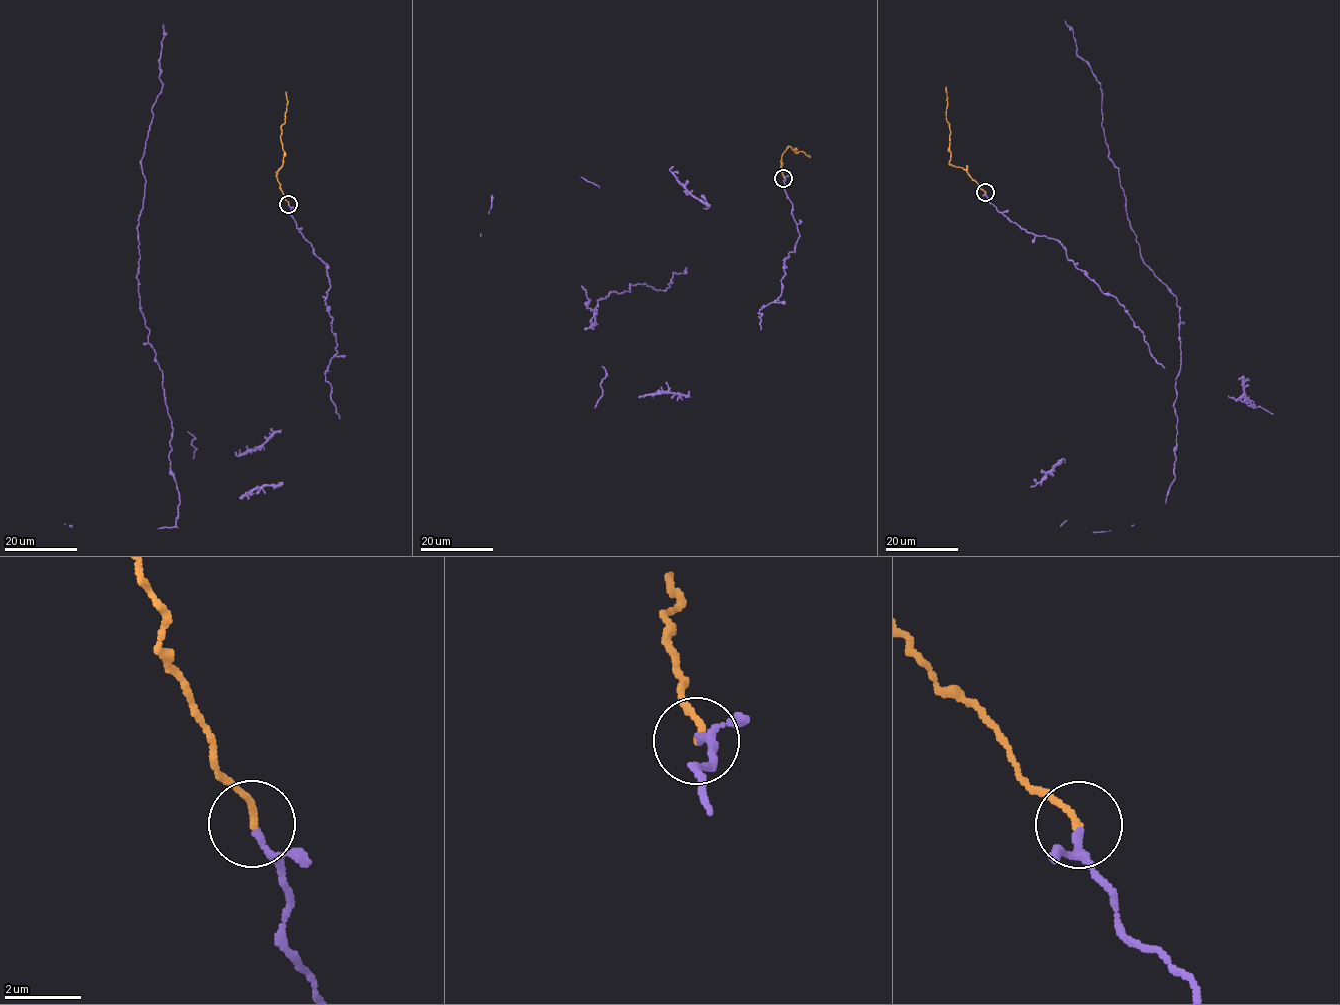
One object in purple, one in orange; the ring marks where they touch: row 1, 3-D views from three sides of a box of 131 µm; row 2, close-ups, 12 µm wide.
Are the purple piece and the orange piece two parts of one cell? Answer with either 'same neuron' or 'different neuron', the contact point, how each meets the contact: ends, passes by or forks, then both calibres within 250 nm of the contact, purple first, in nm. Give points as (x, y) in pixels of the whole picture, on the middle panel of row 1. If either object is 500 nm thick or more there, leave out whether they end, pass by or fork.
same neuron | (783, 178) | purple passes by | orange ends | 140/160 nm

